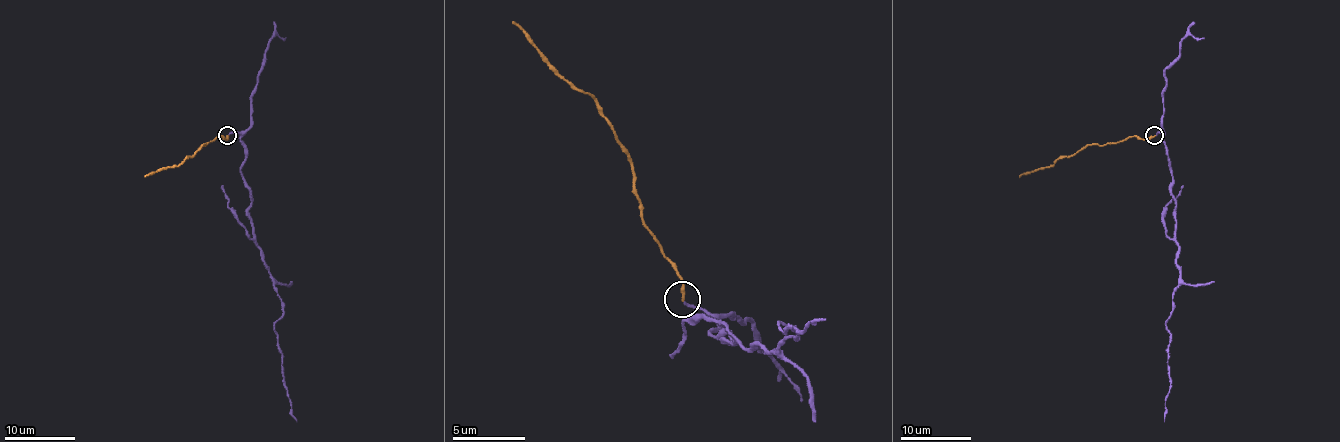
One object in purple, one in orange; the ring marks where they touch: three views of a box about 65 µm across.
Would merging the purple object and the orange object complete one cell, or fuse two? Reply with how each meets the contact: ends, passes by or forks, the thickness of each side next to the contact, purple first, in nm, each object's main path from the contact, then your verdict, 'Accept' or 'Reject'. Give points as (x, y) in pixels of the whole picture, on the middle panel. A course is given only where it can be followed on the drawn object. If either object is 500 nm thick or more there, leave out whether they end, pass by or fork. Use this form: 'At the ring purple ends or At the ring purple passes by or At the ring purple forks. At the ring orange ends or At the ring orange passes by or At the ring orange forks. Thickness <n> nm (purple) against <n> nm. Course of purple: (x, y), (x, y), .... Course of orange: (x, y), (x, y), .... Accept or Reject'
At the ring purple ends. At the ring orange ends. Thickness 170 nm (purple) against 220 nm. Course of purple: (683, 302), (709, 313), (720, 327), (709, 335), (742, 349), (796, 335), (778, 324), (826, 320). Course of orange: (683, 298), (683, 276), (643, 222), (643, 203), (636, 192), (632, 159), (588, 94), (552, 64), (511, 21). Accept

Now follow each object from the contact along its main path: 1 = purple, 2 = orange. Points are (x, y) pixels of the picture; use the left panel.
1: (228, 135), (240, 135), (247, 217), (283, 306), (274, 330), (297, 421)
2: (228, 135), (228, 138), (217, 137), (203, 144), (181, 163), (164, 167), (144, 178)

